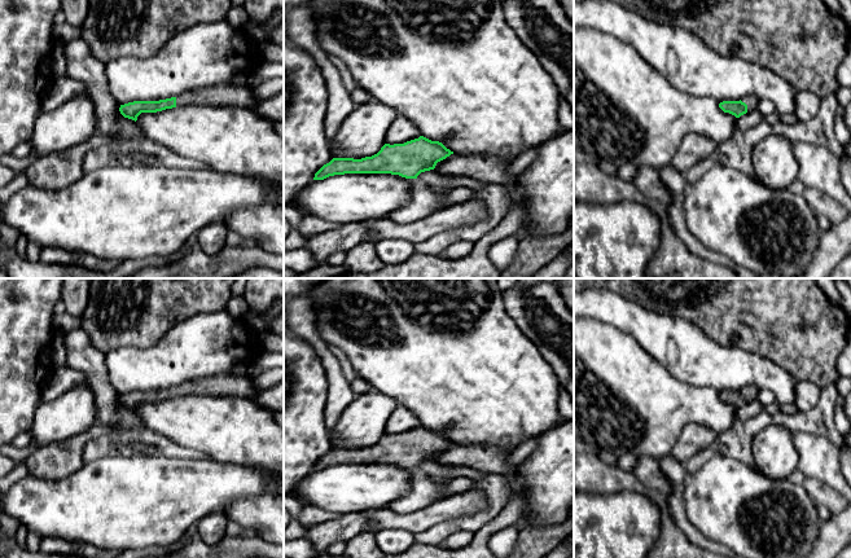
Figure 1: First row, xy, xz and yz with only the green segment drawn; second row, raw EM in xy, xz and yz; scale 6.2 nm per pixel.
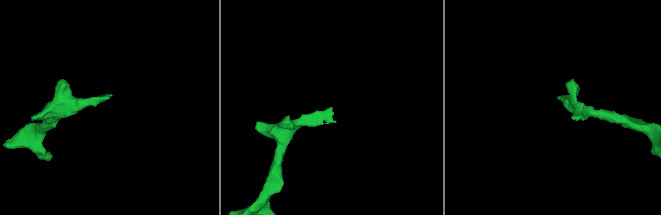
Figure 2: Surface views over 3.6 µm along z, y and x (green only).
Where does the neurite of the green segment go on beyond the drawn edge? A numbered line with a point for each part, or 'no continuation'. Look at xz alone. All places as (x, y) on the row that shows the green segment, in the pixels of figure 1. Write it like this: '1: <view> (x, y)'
no continuation

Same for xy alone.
1: xy (220, 95)

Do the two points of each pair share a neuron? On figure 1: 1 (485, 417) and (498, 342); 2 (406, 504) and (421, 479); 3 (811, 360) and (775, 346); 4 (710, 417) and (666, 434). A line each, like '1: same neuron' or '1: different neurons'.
1: same neuron
2: same neuron
3: same neuron
4: same neuron

